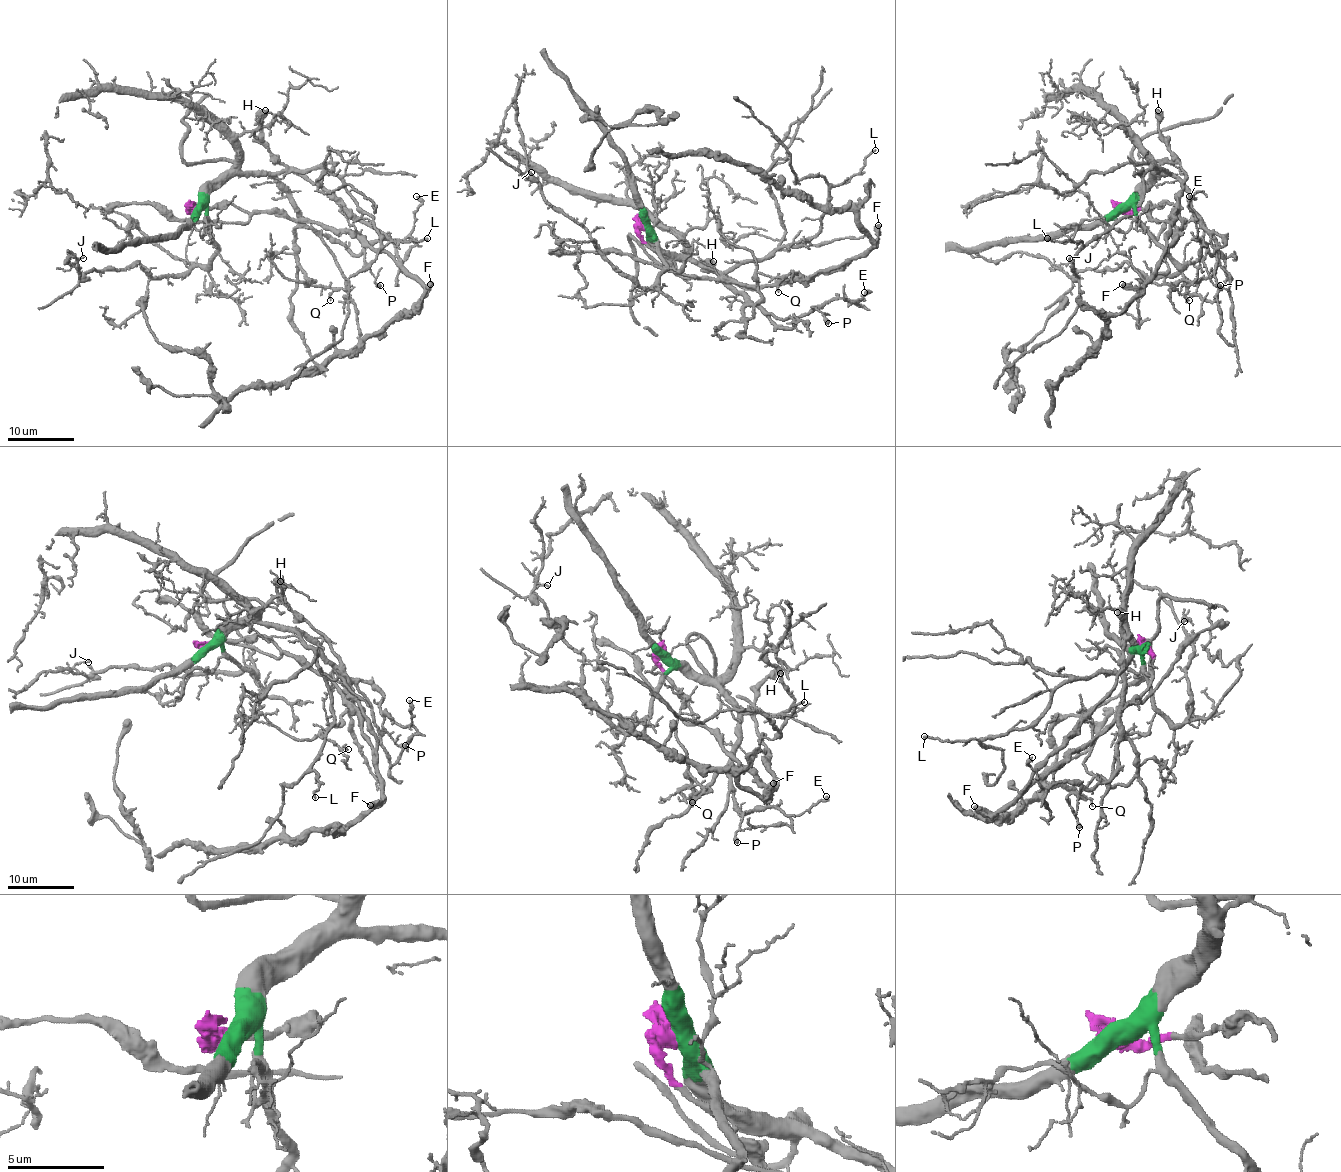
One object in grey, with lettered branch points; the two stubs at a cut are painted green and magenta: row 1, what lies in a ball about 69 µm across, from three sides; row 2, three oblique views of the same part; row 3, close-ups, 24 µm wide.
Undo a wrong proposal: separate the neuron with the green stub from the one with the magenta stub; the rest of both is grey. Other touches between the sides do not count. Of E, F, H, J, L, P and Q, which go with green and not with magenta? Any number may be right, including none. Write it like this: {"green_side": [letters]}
{"green_side": ["E", "J", "L", "P", "Q"]}

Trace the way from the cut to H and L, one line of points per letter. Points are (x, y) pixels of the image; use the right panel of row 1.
H: (1123, 208), (1161, 208), (1166, 203), (1174, 206), (1182, 222), (1163, 256), (1186, 174), (1159, 130), (1158, 110)
L: (1123, 208), (1156, 174), (1169, 173), (1151, 168), (1143, 176), (1143, 201), (1128, 218), (1083, 246), (1047, 237)

